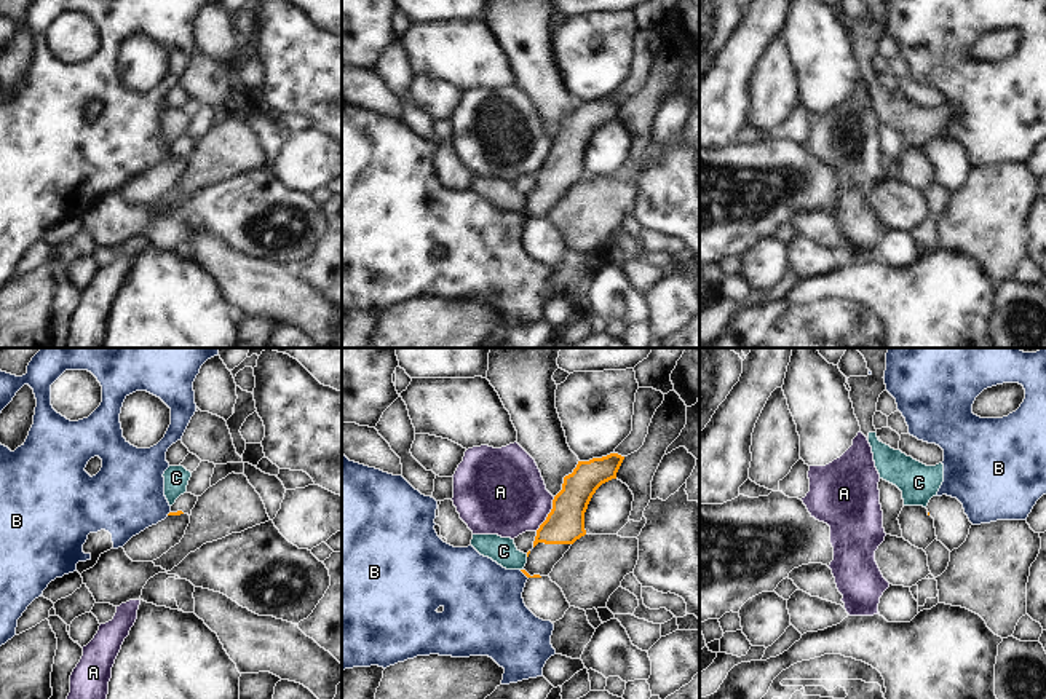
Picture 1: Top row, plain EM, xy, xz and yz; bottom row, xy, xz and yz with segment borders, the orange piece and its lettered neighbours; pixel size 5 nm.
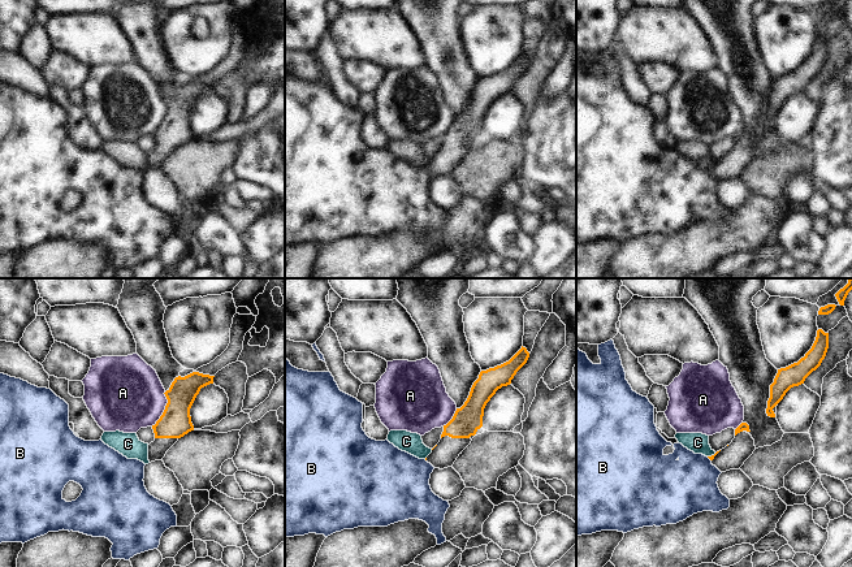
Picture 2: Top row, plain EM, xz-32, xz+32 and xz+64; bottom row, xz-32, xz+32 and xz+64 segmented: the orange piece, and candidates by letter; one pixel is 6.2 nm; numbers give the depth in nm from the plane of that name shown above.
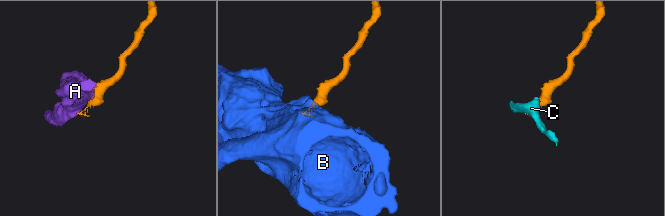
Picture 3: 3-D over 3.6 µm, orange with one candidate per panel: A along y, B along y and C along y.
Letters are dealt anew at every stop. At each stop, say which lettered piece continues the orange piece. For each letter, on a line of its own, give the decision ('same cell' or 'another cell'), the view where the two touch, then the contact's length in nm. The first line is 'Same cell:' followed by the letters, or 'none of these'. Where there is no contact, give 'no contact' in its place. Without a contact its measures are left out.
Same cell: none of these
A: another cell; meets orange in xz; contact 200 nm long
B: another cell; meets orange in xz; contact 60 nm long
C: another cell; no contact

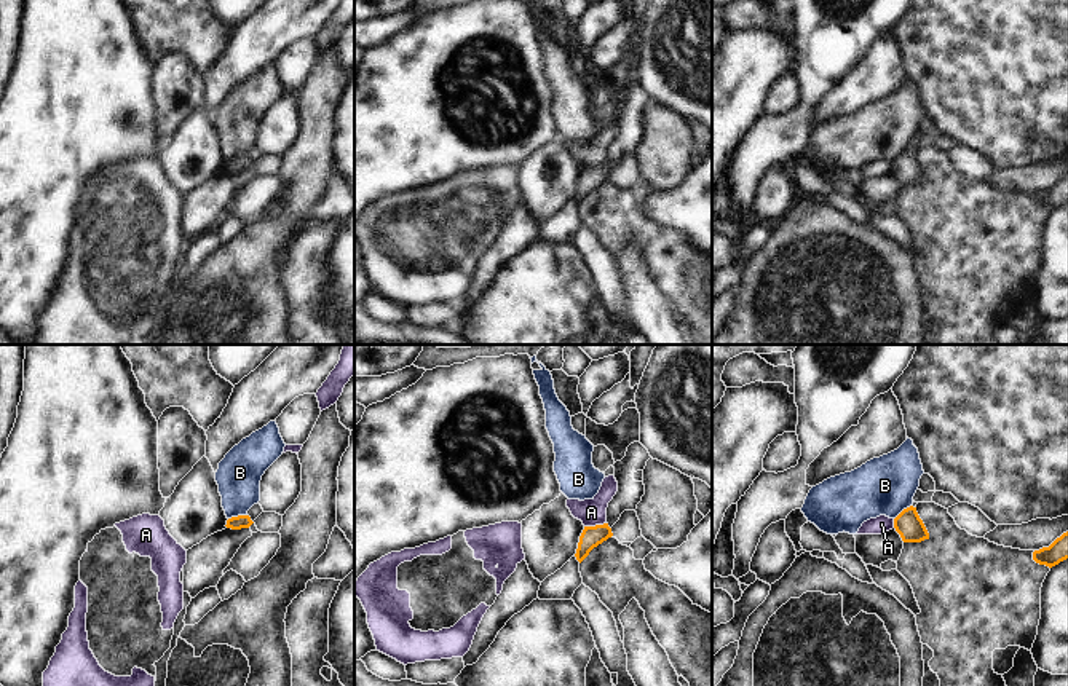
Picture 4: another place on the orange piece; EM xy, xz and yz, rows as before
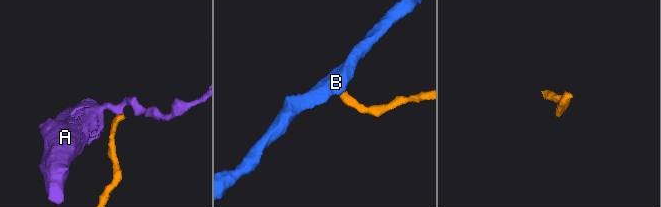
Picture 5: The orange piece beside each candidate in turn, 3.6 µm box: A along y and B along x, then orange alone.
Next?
Same cell: none of these
A: another cell; meets orange in xz; contact 110 nm long
B: another cell; meets orange in xy; contact 100 nm long

